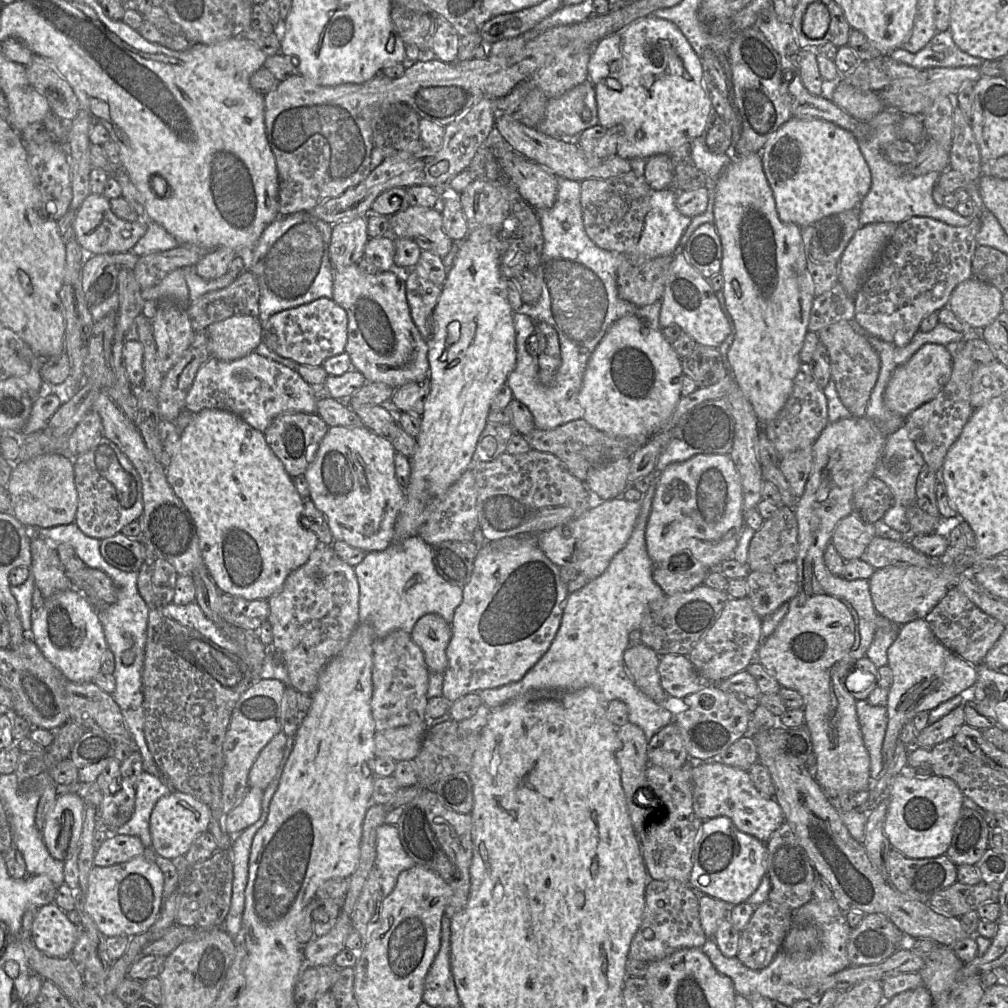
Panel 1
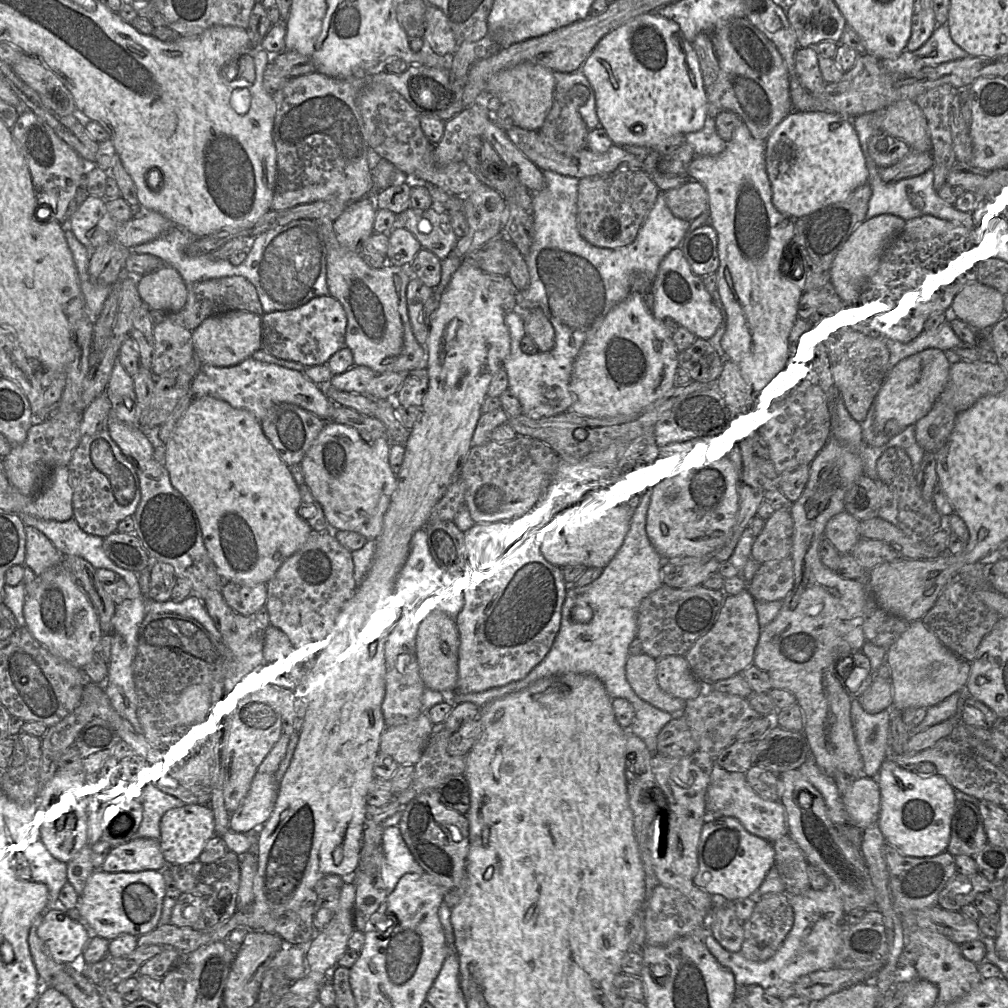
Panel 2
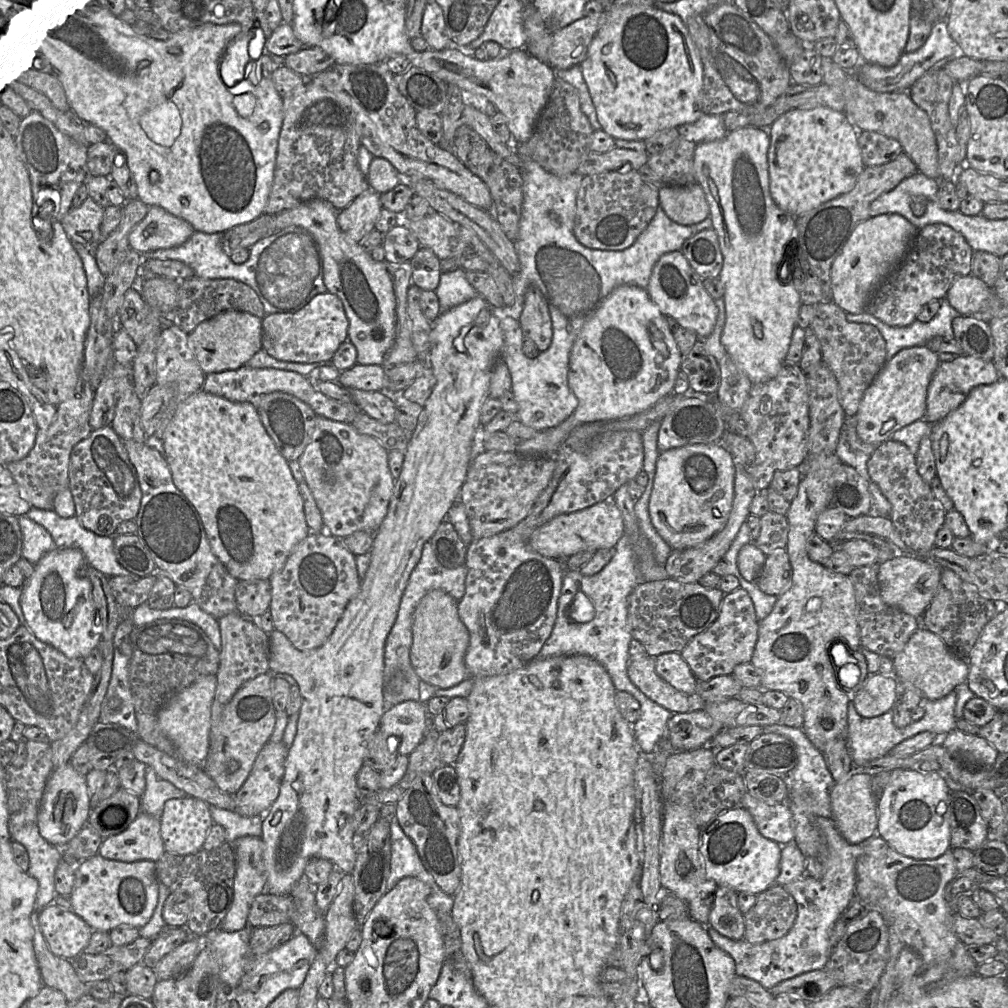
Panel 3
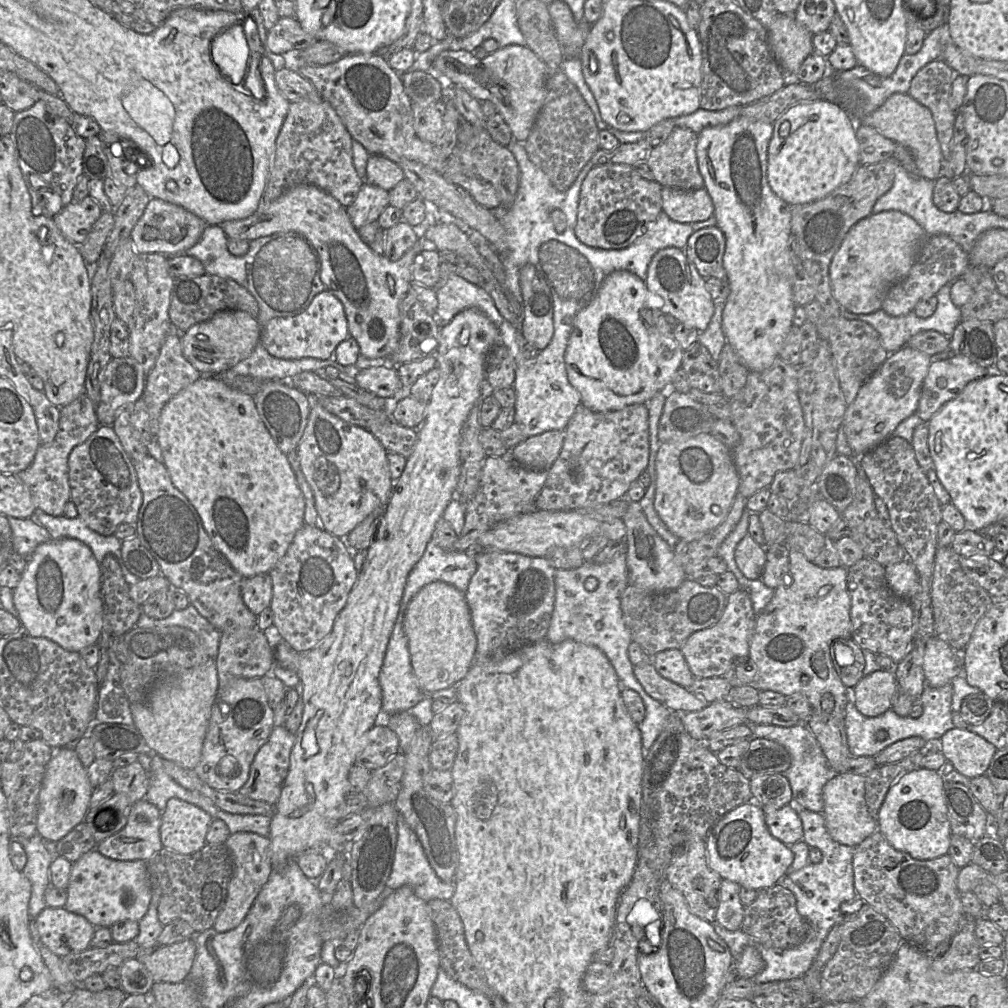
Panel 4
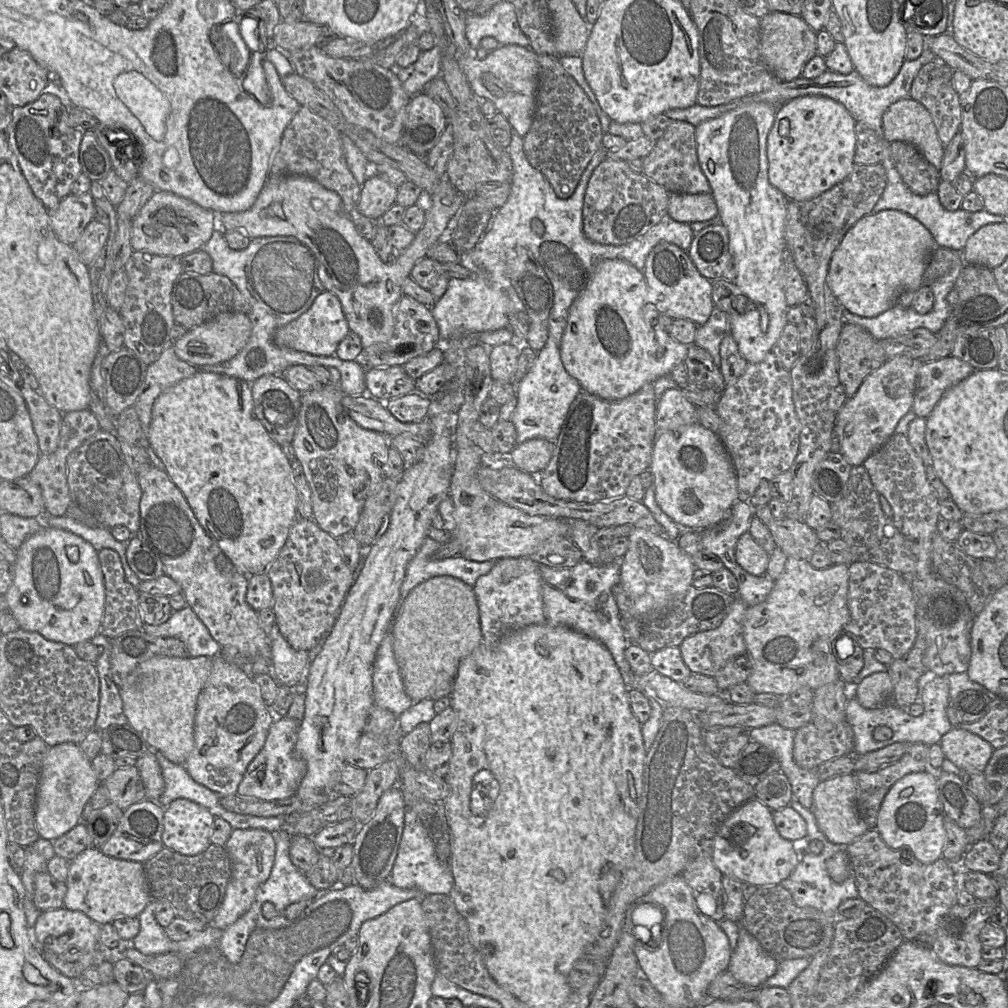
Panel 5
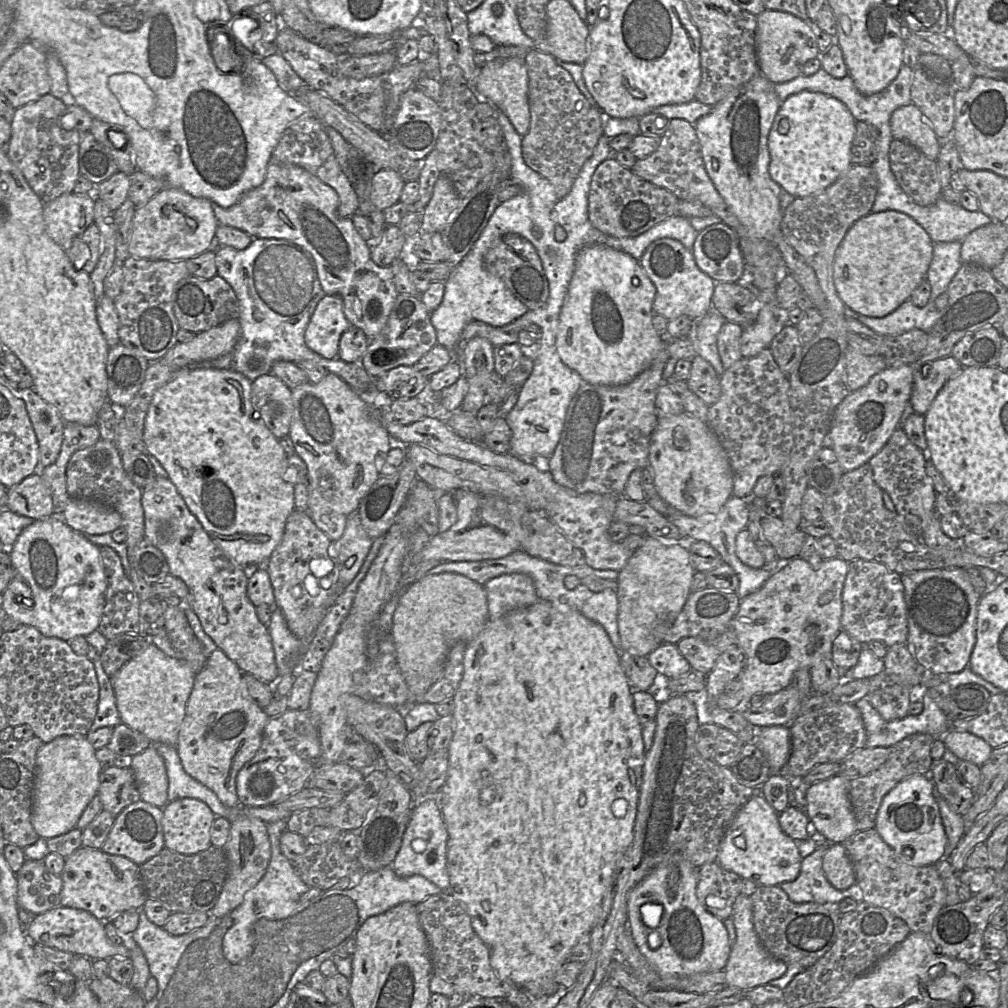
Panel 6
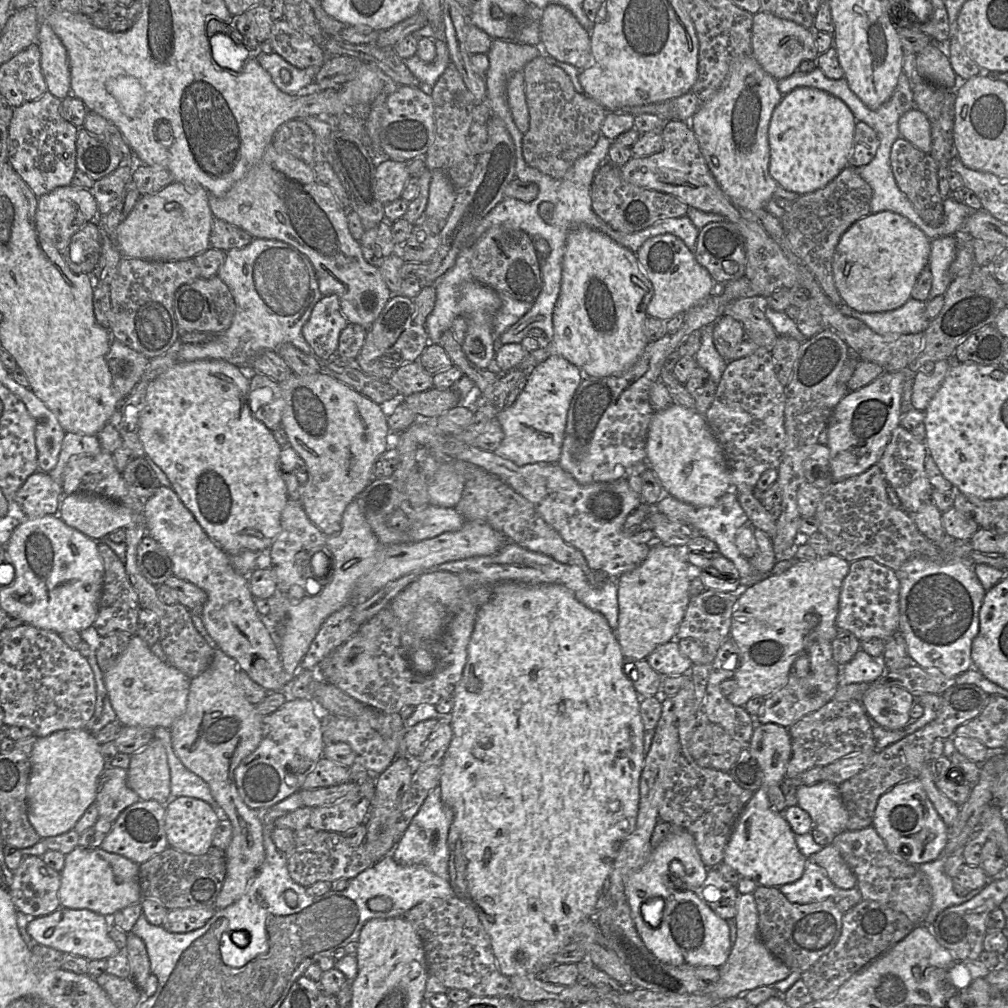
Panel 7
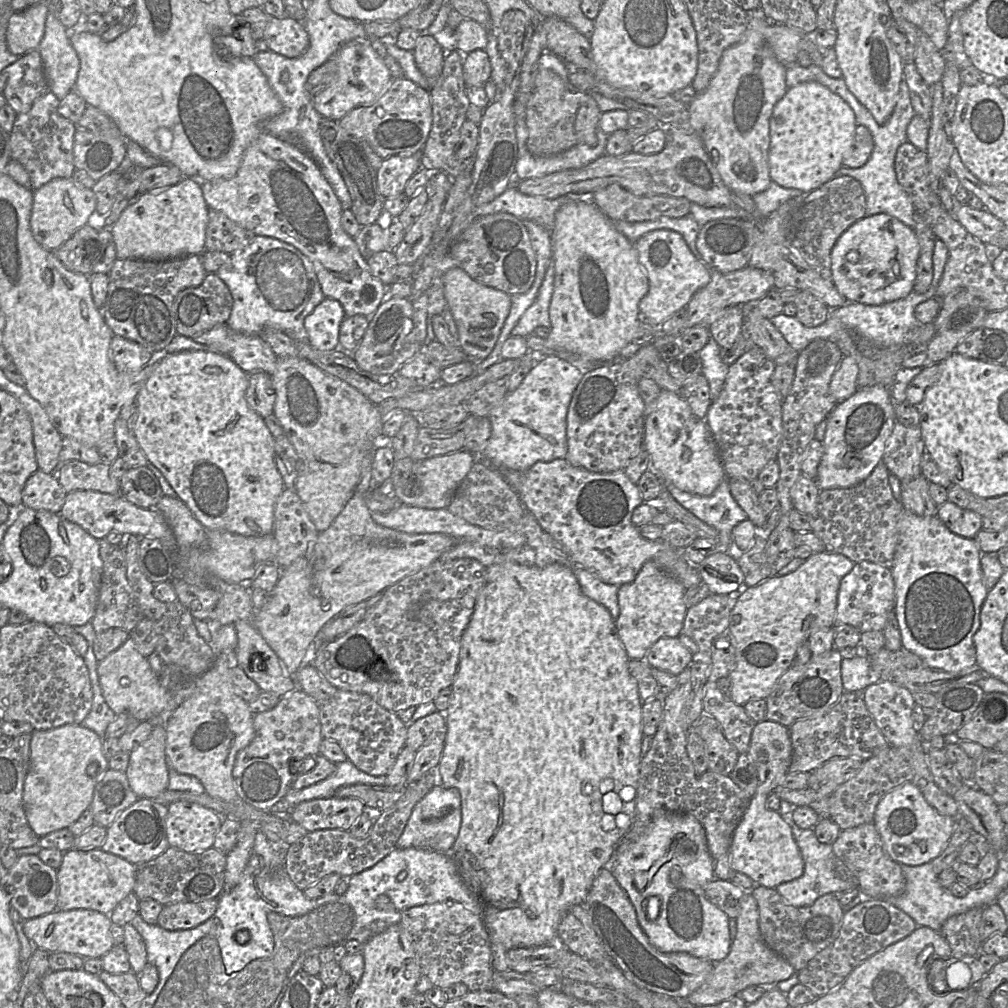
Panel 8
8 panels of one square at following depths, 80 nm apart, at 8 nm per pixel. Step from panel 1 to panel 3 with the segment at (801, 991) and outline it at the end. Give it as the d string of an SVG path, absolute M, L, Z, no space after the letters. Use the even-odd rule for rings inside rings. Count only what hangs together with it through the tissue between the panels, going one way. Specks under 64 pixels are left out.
M817 816L816 822L828 842L826 856L821 860L825 874L820 880L806 874L784 885L797 903L795 923L784 937L751 944L744 938L738 941L727 938L709 923L705 926L714 944L733 958L736 975L752 979L767 990L800 974L824 969L833 951L830 931L856 896L856 862L862 853L862 845L847 842L832 819Z

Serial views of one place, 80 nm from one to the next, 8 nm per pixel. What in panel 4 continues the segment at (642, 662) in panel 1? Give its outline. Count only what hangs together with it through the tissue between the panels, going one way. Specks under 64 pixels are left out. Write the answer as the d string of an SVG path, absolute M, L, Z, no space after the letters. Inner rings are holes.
M651 660L634 666L633 673L645 692L661 702L672 713L699 711L708 705L704 699L688 688L662 677Z

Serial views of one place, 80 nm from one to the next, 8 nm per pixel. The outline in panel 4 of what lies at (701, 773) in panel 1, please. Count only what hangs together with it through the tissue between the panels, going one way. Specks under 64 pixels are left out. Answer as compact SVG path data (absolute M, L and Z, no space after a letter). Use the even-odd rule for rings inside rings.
M790 804L781 808L771 805L761 807L765 815L765 823L773 837L789 846L803 840L802 820Z

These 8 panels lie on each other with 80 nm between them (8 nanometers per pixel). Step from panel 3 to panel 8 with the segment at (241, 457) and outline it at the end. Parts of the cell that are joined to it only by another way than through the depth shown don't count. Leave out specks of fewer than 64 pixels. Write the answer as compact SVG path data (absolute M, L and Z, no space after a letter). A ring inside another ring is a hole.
M182 351L159 359L153 374L148 378L136 397L137 415L133 432L146 458L164 475L178 497L193 513L206 530L222 530L243 536L259 537L273 533L274 508L284 490L283 478L274 461L274 437L264 419L252 410L246 401L249 374L244 372L228 356L211 351Z

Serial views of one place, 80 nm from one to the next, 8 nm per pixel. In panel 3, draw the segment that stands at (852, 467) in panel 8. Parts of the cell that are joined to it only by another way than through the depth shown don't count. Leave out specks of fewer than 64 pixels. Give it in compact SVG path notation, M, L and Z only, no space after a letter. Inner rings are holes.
M925 345L902 349L887 360L860 401L856 412L858 437L867 444L878 445L902 427L924 419L927 389L939 363L938 354Z

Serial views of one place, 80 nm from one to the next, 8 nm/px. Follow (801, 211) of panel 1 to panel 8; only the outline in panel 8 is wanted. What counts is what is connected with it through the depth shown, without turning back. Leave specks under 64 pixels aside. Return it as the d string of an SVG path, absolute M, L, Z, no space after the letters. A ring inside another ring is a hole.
M817 82L787 89L770 117L769 173L784 188L810 193L834 178L854 142L855 114L837 94Z

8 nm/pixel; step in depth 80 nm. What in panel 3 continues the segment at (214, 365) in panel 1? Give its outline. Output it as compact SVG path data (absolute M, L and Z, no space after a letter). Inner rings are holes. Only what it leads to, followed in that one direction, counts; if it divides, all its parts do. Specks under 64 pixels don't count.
M246 365L236 370L226 370L205 375L202 390L223 397L232 402L249 402L256 409L262 397L272 392L284 392L295 396L309 405L316 415L329 420L351 424L360 411L353 403L343 403L331 399L315 389L312 377L305 377L297 372L275 368L251 368Z

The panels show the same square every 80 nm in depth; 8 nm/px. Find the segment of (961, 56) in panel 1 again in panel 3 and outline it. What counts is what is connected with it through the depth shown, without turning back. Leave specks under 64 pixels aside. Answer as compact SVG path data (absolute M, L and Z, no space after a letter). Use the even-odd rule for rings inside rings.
M946 20L937 21L924 43L914 52L904 52L893 67L883 67L878 64L860 62L856 71L858 80L868 89L877 93L908 92L911 86L933 67L941 66L944 62L963 54L959 45L948 32Z

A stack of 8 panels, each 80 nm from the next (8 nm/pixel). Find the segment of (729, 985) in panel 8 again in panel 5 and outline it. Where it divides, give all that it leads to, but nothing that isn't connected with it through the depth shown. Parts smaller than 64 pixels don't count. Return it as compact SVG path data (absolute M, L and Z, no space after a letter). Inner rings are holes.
M739 922L738 941L727 971L743 986L762 987L776 973L777 964L778 961Z

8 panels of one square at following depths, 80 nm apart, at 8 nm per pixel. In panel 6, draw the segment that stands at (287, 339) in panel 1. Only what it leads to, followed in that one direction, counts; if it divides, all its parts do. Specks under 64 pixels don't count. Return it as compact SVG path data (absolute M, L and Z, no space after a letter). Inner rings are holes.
M325 295L317 304L304 332L305 344L326 359L338 354L342 334L351 326L343 312L343 302L337 295Z

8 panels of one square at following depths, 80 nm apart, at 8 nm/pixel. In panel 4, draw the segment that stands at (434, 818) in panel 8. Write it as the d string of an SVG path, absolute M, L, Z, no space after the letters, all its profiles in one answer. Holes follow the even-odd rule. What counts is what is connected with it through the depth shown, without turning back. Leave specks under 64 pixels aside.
M402 816L397 819L397 843L391 873L386 882L387 890L396 890L403 885L410 886L416 896L426 903L432 899L450 900L455 892L454 883L443 882L430 866L423 847L414 831Z

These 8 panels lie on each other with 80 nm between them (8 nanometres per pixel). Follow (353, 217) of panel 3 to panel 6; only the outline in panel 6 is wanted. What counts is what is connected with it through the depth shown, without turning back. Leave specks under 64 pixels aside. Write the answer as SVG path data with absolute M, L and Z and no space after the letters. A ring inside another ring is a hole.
M375 168L370 194L371 203L380 211L396 204L405 181L395 170Z

